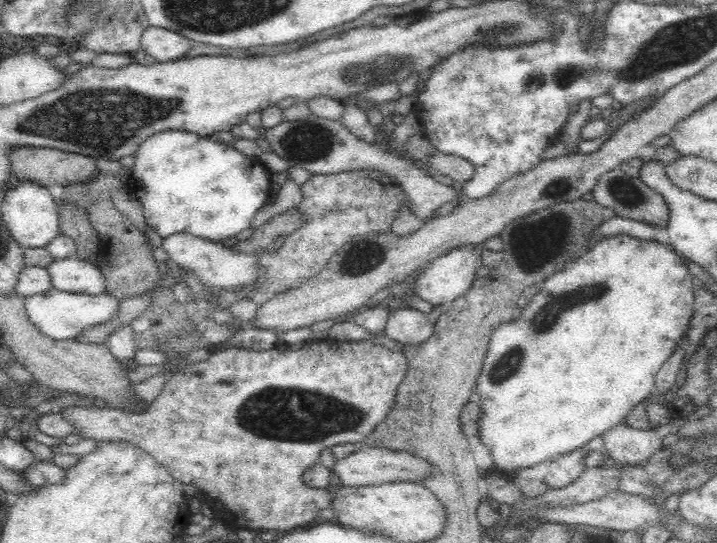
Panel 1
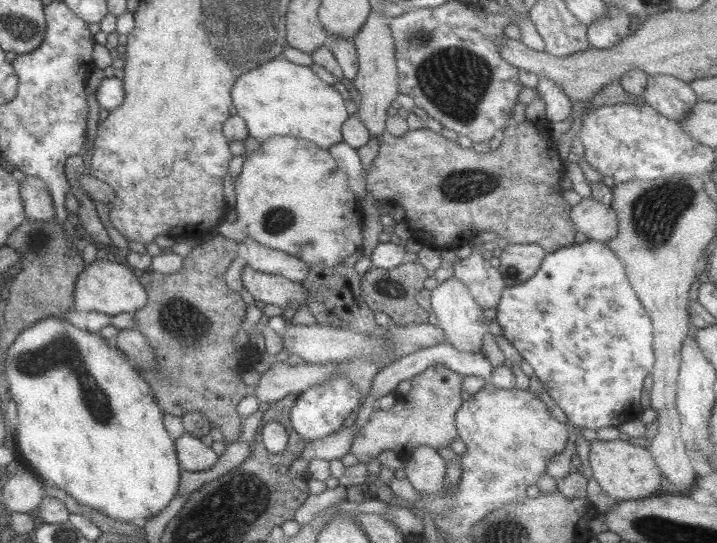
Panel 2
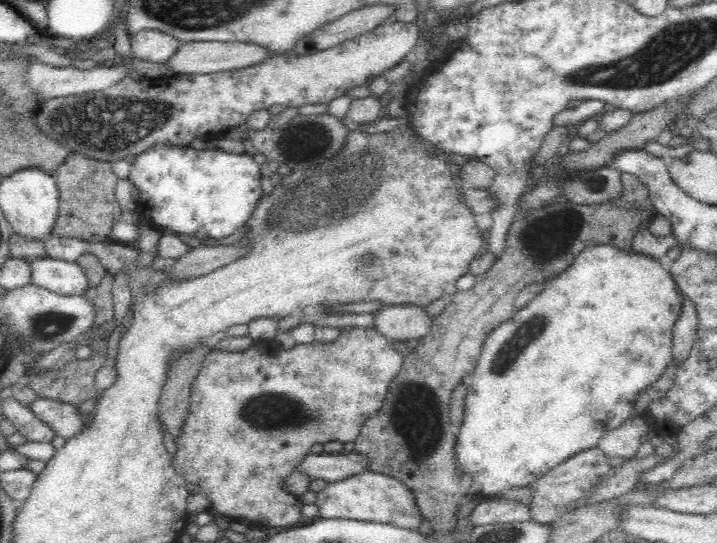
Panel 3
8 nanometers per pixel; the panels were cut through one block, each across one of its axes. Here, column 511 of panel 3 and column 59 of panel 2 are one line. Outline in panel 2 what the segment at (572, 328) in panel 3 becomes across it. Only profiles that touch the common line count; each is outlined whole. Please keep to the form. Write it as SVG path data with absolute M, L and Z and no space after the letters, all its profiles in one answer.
M47 316L37 319L35 324L17 336L15 342L6 350L3 361L9 384L8 395L15 402L18 415L18 433L11 434L11 442L15 445L17 453L28 460L31 469L36 470L39 477L46 478L56 488L64 490L80 504L90 506L90 508L94 508L98 512L118 520L118 522L133 523L136 518L147 520L162 512L170 504L170 500L178 492L182 469L176 454L175 442L164 427L164 412L154 396L152 387L143 378L138 368L130 363L129 358L115 346L113 341L107 341L100 334L94 335L86 330L81 330L64 318Z

